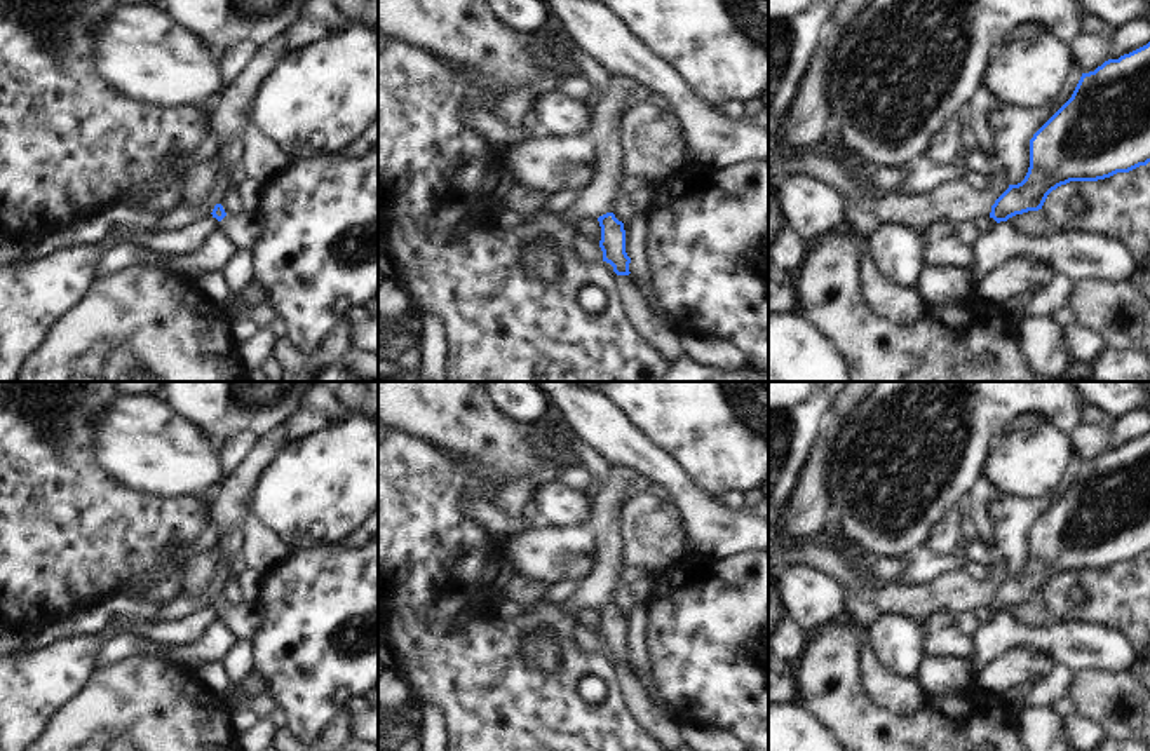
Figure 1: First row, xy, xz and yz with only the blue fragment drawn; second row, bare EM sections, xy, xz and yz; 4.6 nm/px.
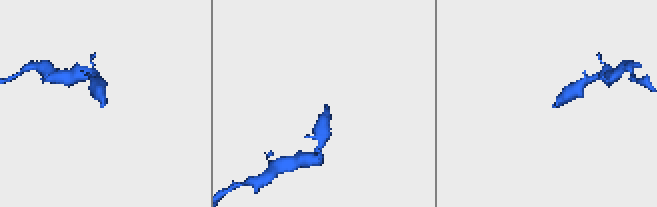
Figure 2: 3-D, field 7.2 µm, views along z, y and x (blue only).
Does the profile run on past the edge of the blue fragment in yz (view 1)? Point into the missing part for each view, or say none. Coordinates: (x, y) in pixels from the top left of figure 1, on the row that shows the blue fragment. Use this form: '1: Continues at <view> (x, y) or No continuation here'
1: No continuation here

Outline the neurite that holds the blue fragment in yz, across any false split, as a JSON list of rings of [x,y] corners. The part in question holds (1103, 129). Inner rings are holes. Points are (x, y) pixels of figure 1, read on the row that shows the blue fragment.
[[[1150,42],[1082,73],[1072,98],[1030,139],[1025,179],[991,206],[997,223],[1042,209],[1047,195],[1070,181],[1098,181],[1150,162]]]

